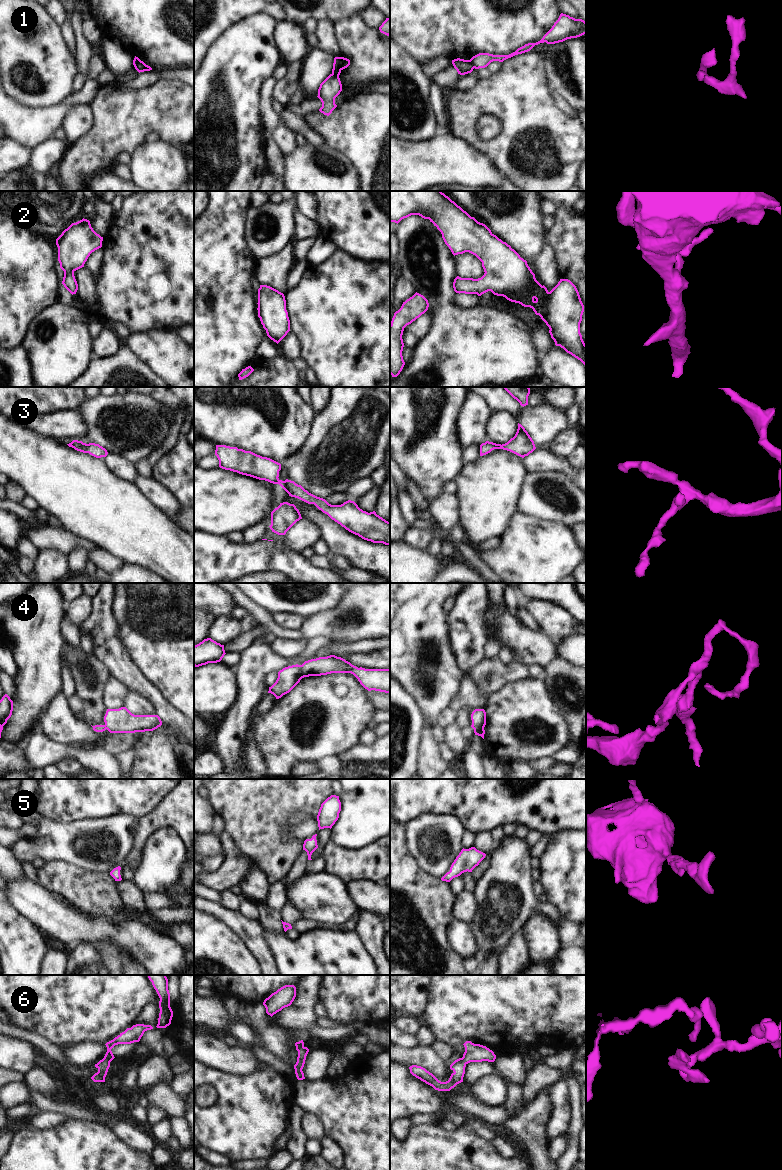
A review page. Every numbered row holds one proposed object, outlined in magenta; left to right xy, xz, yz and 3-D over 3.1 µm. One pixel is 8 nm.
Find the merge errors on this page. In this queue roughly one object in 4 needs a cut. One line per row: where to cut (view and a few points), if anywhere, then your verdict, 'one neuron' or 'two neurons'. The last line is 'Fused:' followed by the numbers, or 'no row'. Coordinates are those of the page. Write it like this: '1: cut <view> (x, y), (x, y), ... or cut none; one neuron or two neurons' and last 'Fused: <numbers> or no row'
1: cut yz (469, 60), (474, 67); two neurons
2: cut none; one neuron
3: cut none; one neuron
4: cut xz (300, 665), (302, 677); two neurons
5: cut none; one neuron
6: cut none; one neuron
Fused: 1, 4

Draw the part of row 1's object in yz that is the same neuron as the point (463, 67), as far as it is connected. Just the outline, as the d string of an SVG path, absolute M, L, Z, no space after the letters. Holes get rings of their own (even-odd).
M457 58L452 60L452 64L460 75L471 73L474 69L474 66L470 62L470 60Z

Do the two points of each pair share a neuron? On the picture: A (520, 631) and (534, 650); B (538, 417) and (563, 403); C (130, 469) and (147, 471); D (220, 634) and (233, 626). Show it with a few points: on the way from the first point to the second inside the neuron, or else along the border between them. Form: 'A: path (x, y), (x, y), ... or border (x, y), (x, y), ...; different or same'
A: path (520, 636), (529, 645); same
B: border (544, 401), (565, 411); different
C: border (134, 463), (139, 474); different
D: path (223, 631), (230, 628); same

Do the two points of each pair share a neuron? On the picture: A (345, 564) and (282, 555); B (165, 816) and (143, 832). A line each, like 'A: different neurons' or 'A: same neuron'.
A: different neurons
B: same neuron

